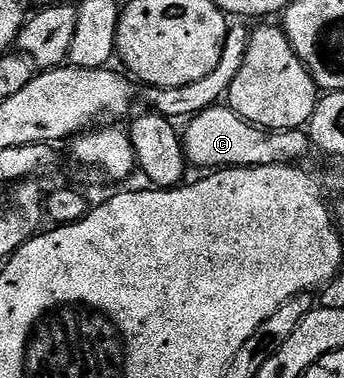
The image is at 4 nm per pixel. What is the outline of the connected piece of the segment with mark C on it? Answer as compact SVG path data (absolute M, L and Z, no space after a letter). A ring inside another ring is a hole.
M220 103L201 111L186 122L187 130L182 130L183 153L188 162L199 171L218 171L220 169L252 169L253 167L277 167L278 165L299 165L313 153L311 134L302 129L266 129L260 125L241 119L226 104Z

